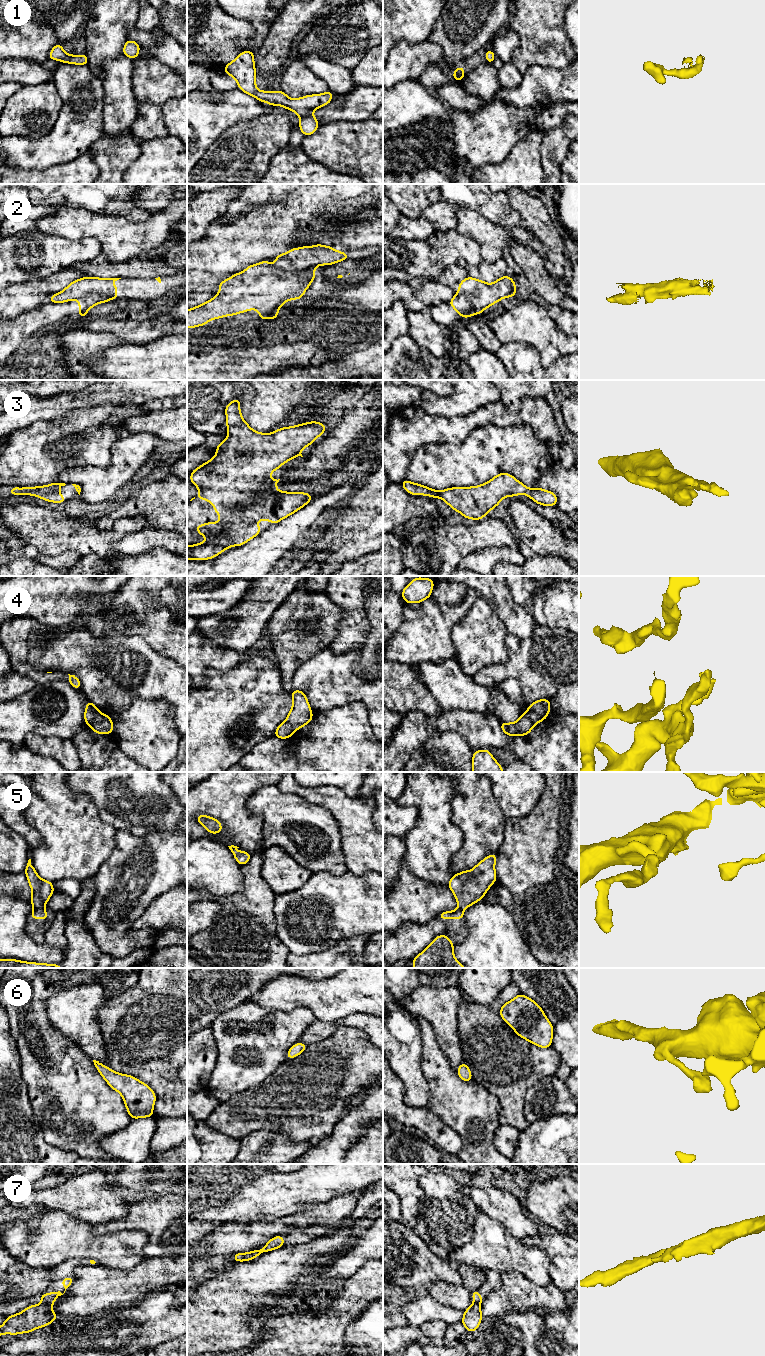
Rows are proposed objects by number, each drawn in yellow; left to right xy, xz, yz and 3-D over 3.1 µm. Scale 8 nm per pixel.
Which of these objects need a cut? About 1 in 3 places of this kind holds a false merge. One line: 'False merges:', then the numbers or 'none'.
False merges: 2, 4, 7

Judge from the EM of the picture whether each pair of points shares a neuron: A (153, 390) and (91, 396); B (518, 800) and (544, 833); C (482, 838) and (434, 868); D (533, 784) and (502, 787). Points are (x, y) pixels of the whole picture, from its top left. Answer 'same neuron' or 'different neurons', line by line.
A: same neuron
B: different neurons
C: different neurons
D: same neuron

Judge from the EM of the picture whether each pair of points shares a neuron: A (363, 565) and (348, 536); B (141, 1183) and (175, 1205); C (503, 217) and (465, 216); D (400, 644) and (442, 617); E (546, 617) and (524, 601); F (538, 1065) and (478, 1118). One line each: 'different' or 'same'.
A: different
B: different
C: different
D: same
E: different
F: different

